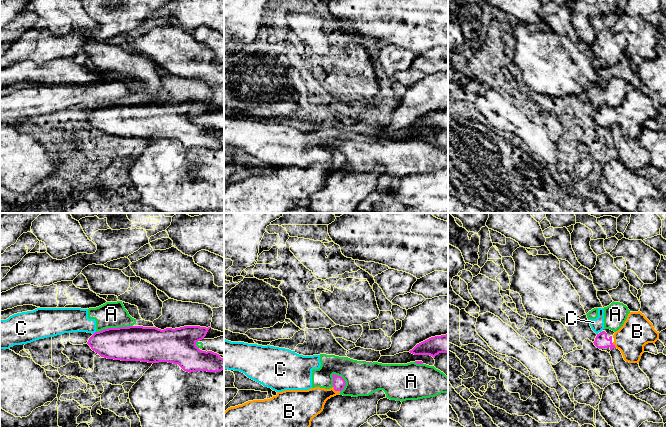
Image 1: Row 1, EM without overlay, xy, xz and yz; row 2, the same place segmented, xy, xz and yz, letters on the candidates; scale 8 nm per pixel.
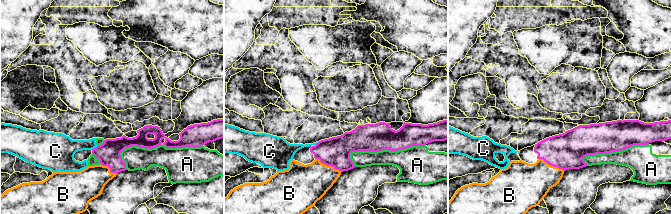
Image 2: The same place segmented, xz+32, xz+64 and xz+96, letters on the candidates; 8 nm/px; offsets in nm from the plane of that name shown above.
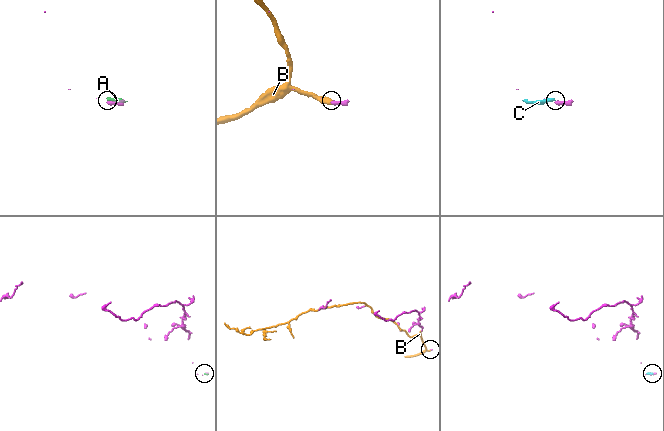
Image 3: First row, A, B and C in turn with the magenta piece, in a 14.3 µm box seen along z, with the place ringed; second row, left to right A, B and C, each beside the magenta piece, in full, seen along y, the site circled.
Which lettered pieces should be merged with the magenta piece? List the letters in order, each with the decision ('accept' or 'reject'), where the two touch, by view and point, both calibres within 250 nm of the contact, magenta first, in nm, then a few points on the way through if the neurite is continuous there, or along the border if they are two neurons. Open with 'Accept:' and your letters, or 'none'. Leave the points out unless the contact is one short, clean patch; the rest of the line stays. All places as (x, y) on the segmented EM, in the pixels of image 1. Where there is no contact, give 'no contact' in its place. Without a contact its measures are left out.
Accept: B
A: reject; meets magenta in xy at (114, 328); 280 nm thick on the magenta side, 200 nm on the other
B: accept; meets magenta in xz at (335, 390); 100 nm thick on the magenta side, 220 nm on the other
C: reject; meets magenta in xy at (94, 333); 260 nm thick on the magenta side, 200 nm on the other; border along xy (95, 331), (93, 334)

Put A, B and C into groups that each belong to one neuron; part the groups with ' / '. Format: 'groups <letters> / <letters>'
groups A C / B

